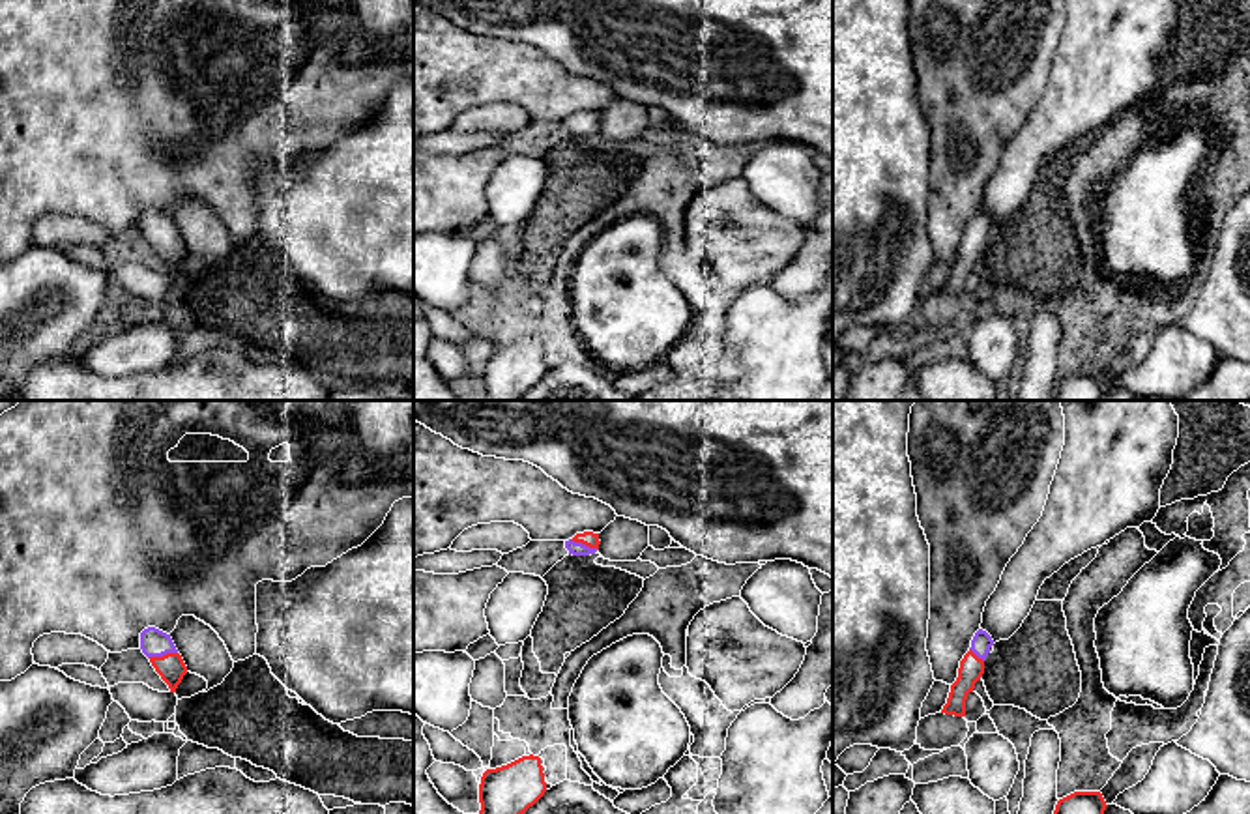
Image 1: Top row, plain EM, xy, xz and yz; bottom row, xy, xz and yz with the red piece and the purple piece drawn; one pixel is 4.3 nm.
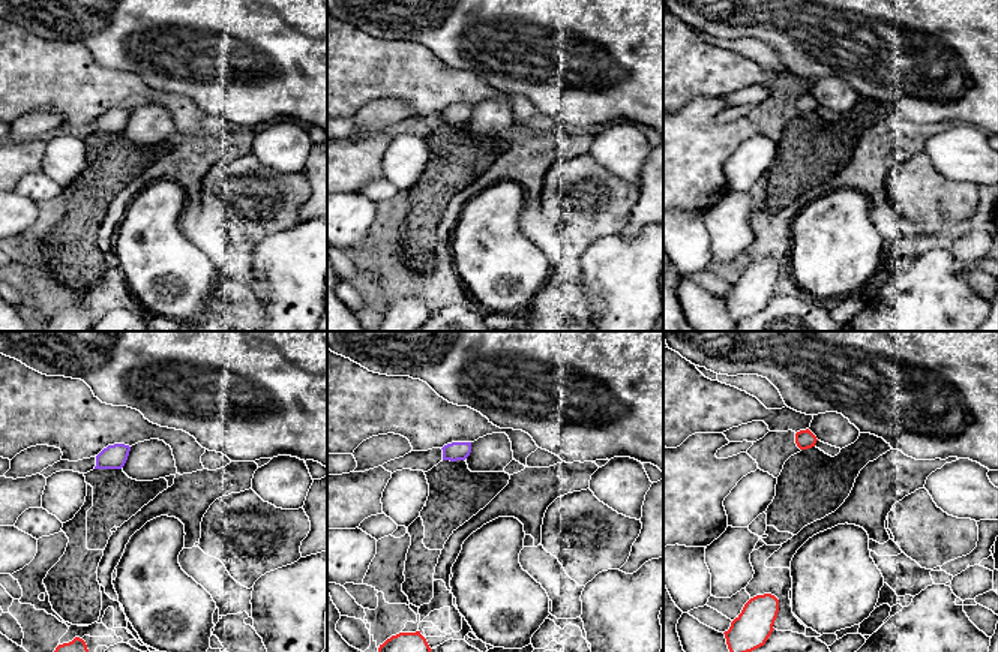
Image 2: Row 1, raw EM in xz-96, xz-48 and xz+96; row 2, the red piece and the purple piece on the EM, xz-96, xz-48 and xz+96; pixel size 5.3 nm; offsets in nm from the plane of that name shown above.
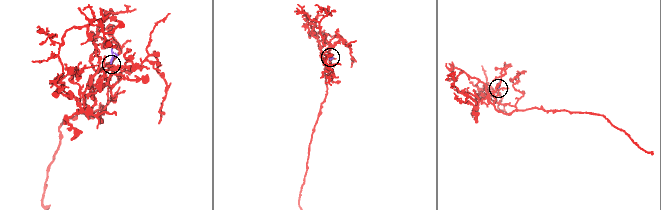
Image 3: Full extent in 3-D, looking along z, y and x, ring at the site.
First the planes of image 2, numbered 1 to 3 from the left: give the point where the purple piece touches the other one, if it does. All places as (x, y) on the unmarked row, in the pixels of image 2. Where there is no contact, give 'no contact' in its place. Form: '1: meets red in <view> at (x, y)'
1: no contact
2: no contact
3: no contact

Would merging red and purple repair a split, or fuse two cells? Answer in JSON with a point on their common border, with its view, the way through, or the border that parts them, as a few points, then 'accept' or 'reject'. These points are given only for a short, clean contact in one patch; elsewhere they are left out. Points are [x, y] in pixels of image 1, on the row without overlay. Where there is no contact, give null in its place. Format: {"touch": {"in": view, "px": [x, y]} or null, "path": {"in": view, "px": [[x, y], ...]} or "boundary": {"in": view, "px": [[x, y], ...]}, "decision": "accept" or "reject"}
{"touch": {"in": "xy", "px": [163, 236]}, "path": {"in": "xy", "px": [[171, 247], [163, 236], [154, 223]]}, "decision": "accept"}

